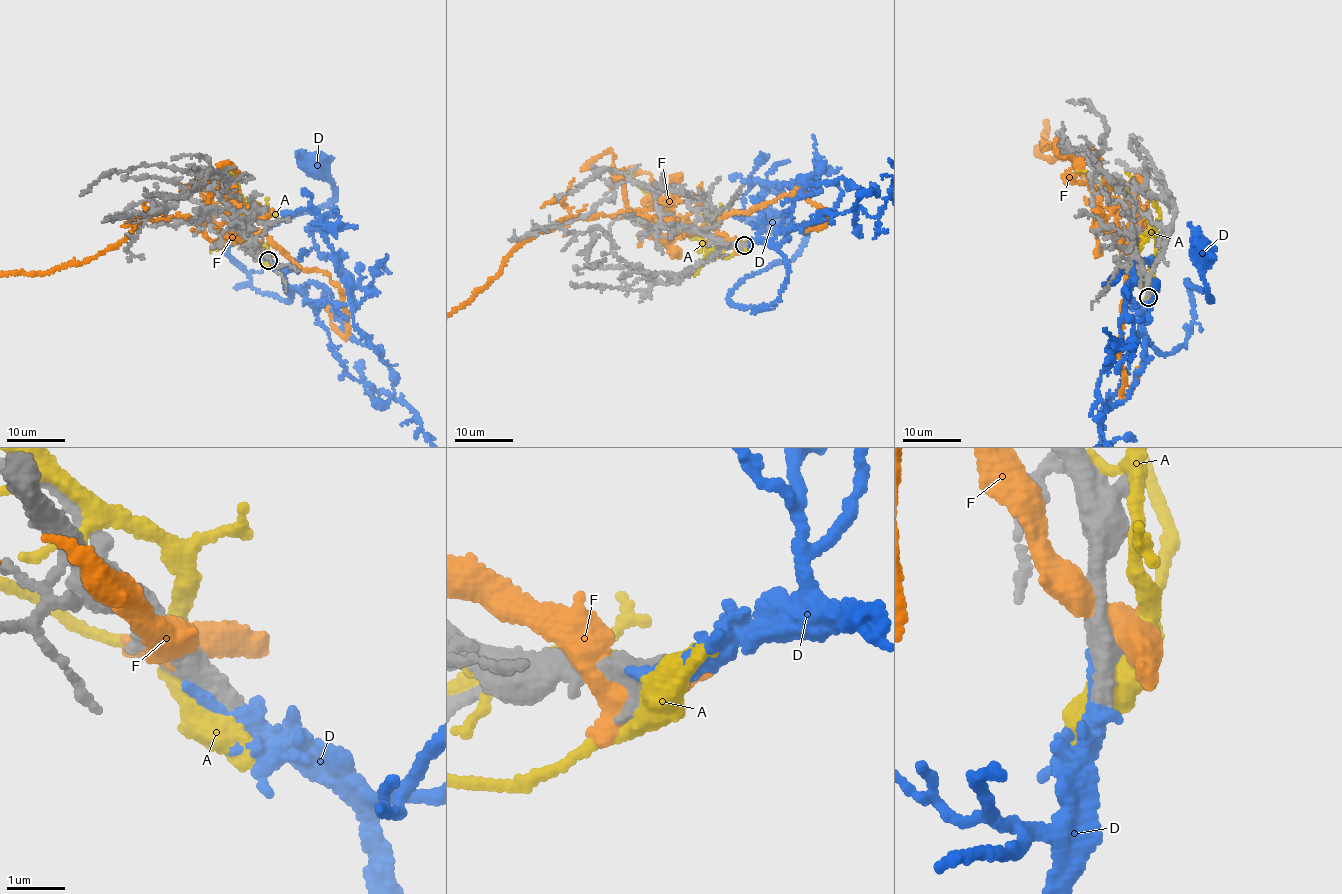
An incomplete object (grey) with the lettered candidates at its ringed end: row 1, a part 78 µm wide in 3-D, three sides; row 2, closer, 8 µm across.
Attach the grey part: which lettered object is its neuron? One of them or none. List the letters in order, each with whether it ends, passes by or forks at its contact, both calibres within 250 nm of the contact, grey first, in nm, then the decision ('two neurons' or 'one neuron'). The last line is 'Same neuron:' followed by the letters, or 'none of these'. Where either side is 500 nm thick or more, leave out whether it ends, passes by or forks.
A: 500/440 nm | two neurons
D: 500/320 nm | one neuron
F: 400/500 nm | two neurons
Same neuron: D

